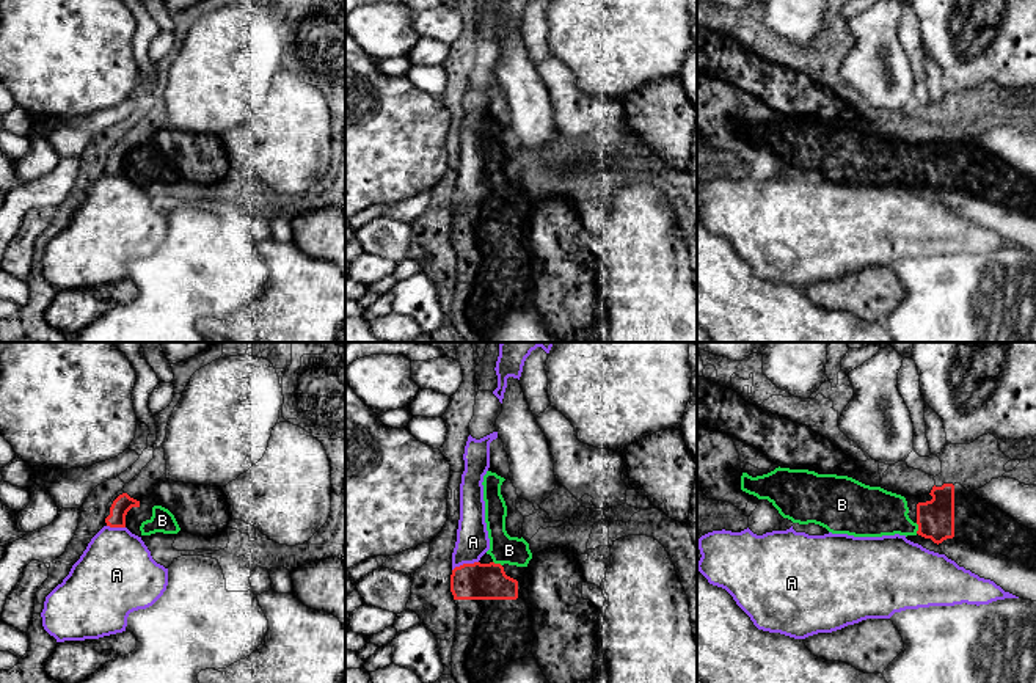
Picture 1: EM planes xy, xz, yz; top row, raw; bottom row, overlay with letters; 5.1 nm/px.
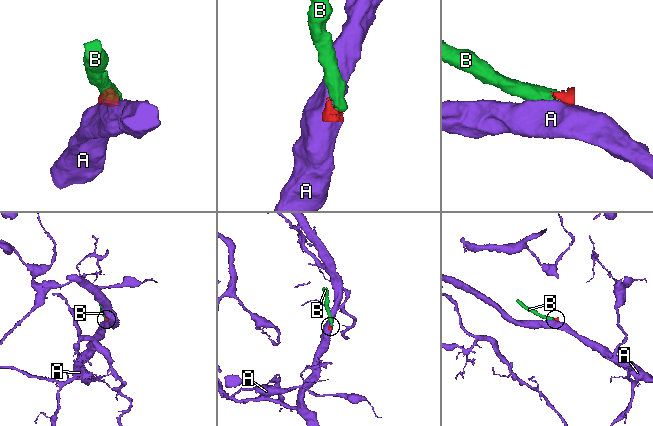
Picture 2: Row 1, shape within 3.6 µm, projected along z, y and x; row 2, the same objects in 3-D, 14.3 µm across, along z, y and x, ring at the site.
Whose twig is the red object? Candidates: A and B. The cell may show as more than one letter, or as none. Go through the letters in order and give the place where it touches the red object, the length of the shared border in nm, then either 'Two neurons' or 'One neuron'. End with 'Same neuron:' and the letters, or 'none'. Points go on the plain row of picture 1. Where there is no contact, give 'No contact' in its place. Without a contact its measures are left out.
A: Touches red at xz (465, 212). Shared border 140 nm. Two neurons
B: Touches red at yz (919, 176). Shared border 60 nm. One neuron
Same neuron: B

